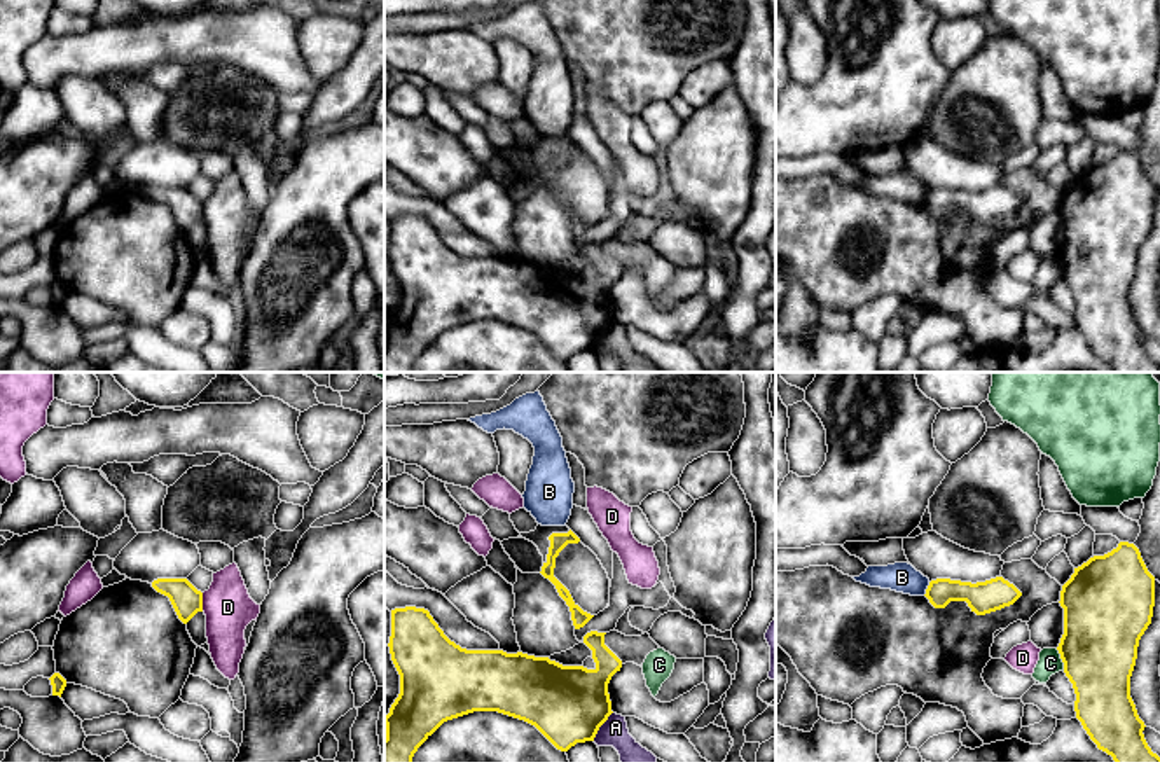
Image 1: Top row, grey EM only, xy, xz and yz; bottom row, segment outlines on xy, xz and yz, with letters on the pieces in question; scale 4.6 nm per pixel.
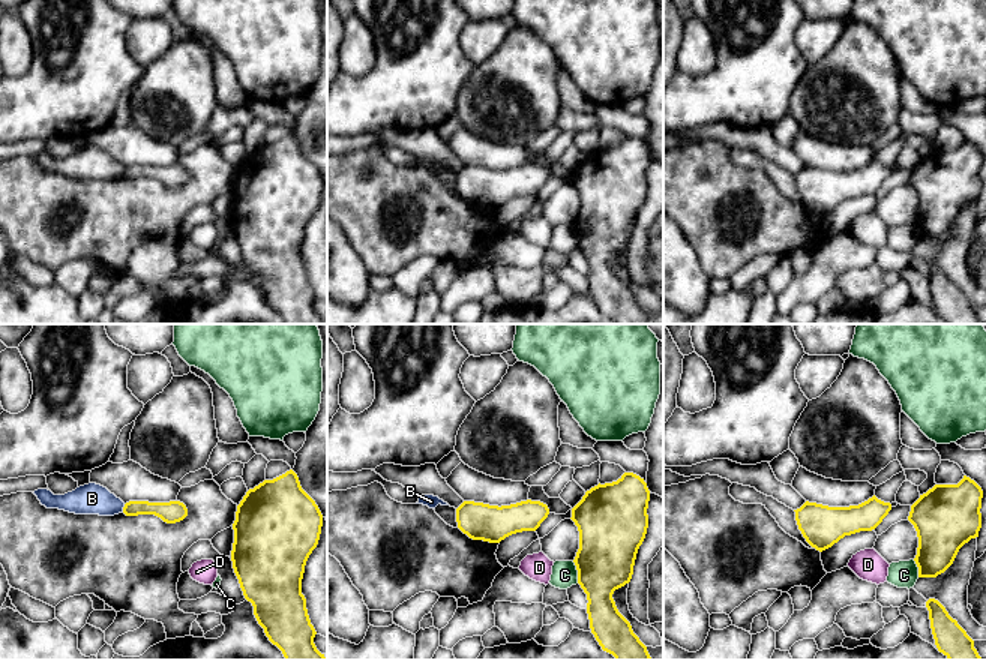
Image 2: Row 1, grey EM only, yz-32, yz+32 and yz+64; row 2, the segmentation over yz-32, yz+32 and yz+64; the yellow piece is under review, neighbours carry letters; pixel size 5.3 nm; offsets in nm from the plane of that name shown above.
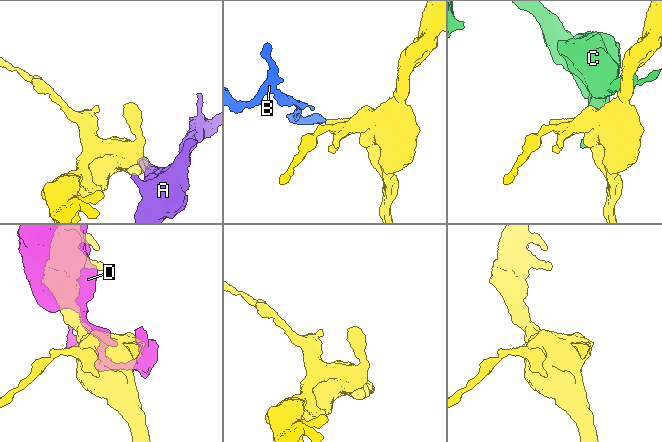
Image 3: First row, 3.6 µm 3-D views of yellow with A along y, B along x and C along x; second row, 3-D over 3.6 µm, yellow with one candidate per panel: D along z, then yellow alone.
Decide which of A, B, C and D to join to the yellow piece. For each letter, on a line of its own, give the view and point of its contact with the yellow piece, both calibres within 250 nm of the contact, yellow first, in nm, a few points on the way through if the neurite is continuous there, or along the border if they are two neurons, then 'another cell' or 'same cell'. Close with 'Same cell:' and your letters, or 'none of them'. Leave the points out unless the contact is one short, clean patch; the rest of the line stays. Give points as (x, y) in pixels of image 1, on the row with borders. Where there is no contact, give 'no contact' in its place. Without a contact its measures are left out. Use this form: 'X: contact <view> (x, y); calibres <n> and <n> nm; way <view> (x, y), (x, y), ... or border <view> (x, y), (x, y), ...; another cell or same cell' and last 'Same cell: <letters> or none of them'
A: contact xz (601, 724); calibres 360 and 130 nm; another cell
B: contact yz (926, 589); calibres 130 and 140 nm; border yz (930, 582), (923, 595); another cell
C: contact yz (1061, 658); calibres 360 and 110 nm; border yz (1056, 649), (1064, 670); another cell
D: contact xy (201, 602); calibres 140 and 220 nm; another cell
Same cell: none of them

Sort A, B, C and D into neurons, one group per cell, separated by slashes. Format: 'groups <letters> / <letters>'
groups A / B / C / D

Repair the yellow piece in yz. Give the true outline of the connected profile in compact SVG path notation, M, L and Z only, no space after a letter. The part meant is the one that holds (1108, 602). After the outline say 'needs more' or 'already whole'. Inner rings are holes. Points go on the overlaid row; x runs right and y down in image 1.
M1120 542L1111 552L1094 556L1074 568L1062 585L1059 603L1064 608L1064 634L1057 650L1076 694L1076 718L1097 748L1115 762L1160 762L1144 739L1146 725L1130 697L1139 640L1151 624L1155 606L1155 577L1139 549Z | already whole

